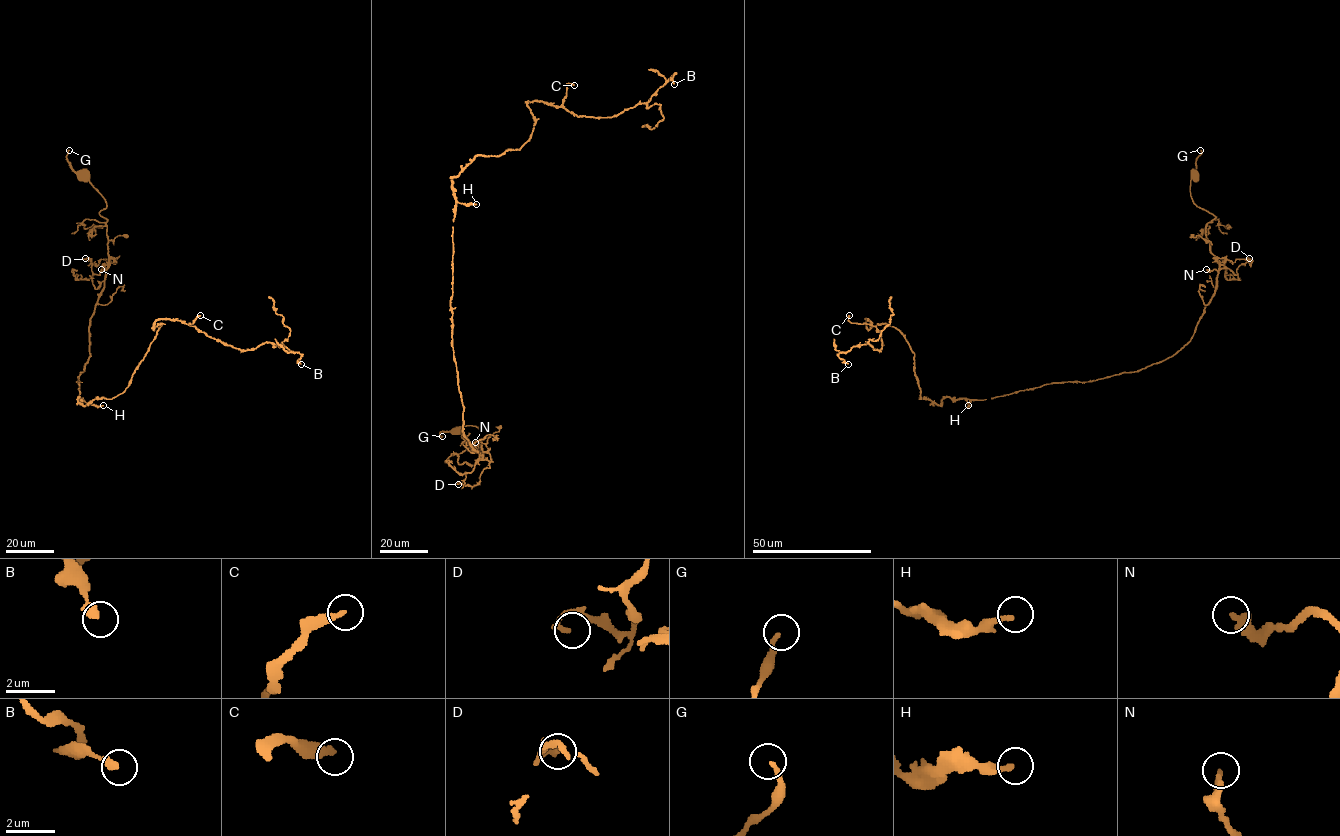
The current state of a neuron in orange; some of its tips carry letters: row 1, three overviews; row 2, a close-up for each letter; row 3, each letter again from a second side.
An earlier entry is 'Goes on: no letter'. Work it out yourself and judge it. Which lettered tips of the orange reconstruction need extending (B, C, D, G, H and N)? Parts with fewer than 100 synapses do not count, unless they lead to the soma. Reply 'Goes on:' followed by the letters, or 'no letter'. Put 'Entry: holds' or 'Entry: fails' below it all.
Goes on: C
Entry: fails

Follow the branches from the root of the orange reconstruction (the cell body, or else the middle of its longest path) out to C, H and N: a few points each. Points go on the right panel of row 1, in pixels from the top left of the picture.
C: (1196, 176), (1216, 287), (1161, 361), (938, 405), (920, 398), (904, 336), (849, 315)
H: (1196, 176), (1190, 196), (1216, 217), (1206, 236), (1219, 268), (1191, 339), (1136, 371), (968, 399), (968, 405)
N: (1196, 176), (1191, 178), (1189, 189), (1193, 202), (1216, 217), (1207, 224), (1206, 236), (1219, 268), (1206, 269)

